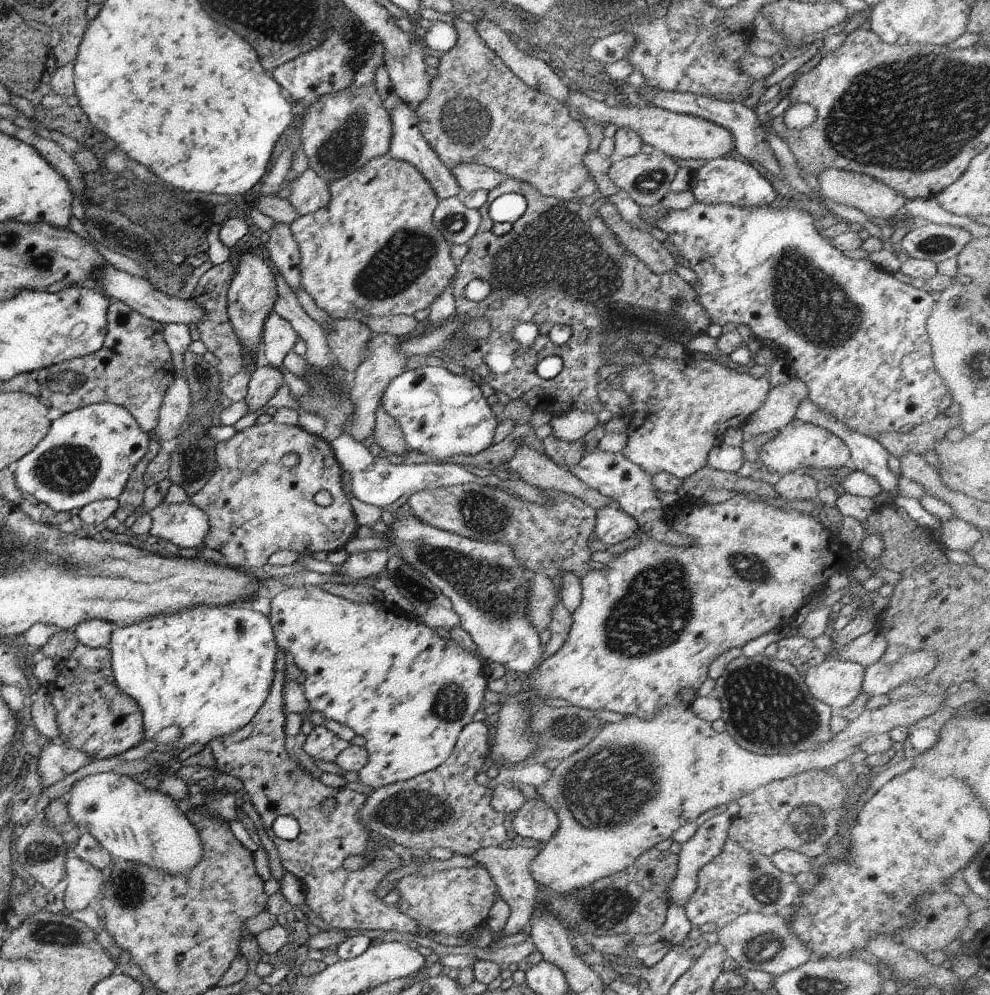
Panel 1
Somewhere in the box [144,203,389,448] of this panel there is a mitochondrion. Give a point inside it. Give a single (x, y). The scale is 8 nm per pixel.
(332, 384)

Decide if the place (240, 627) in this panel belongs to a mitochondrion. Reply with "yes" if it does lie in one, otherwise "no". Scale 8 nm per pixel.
no

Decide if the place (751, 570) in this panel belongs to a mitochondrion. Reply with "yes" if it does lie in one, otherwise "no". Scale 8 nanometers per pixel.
yes

